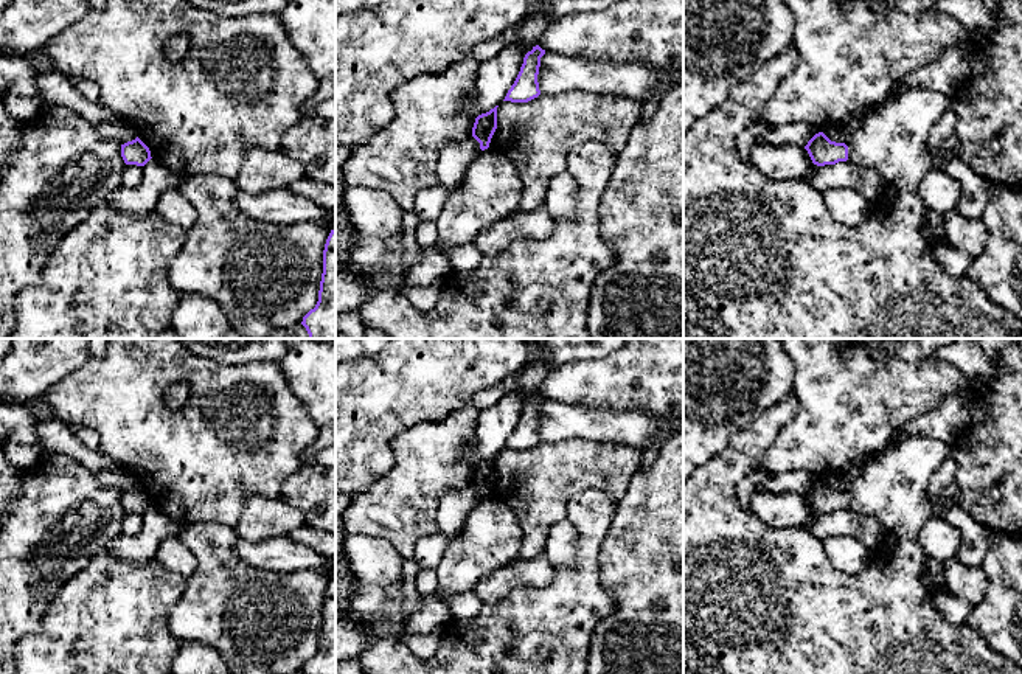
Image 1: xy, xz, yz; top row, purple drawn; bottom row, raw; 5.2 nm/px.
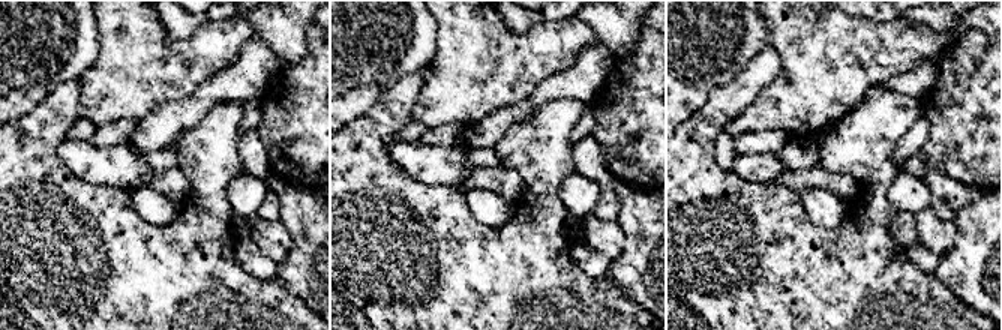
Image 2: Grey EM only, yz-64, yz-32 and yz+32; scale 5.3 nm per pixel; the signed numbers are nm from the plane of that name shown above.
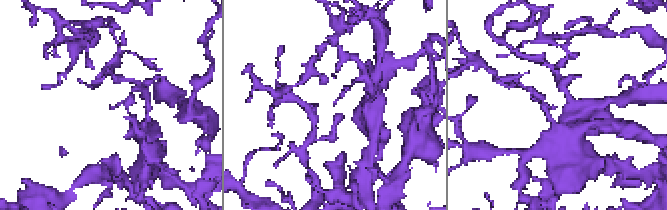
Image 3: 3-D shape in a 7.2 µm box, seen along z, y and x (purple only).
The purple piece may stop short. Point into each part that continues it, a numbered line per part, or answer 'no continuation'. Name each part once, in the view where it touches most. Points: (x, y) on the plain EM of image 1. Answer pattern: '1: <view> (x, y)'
no continuation

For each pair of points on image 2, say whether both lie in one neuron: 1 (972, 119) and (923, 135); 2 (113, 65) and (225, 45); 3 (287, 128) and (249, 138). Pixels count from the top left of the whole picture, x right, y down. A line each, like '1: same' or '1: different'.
1: different
2: same
3: different

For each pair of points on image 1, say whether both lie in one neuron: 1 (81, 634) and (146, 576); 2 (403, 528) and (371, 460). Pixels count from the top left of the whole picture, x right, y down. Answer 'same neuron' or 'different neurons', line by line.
1: same neuron
2: different neurons

